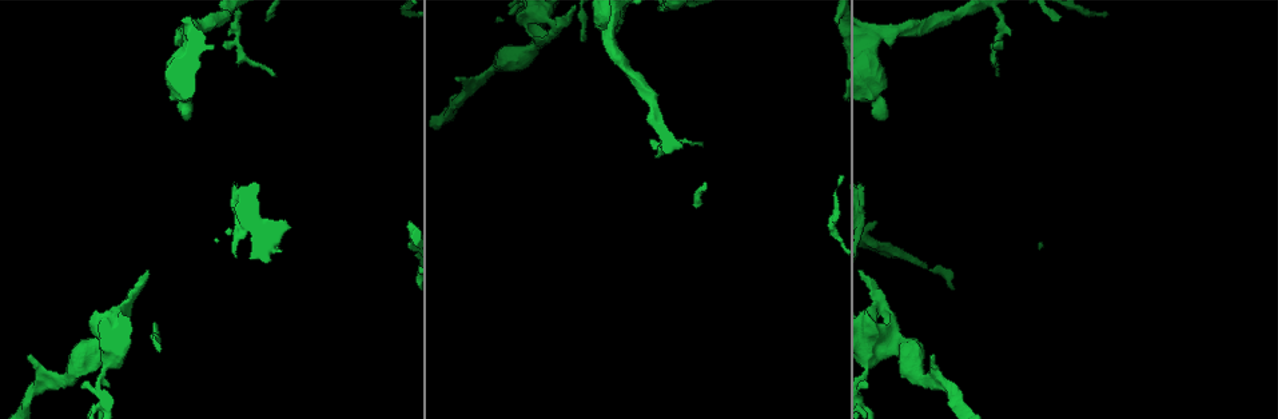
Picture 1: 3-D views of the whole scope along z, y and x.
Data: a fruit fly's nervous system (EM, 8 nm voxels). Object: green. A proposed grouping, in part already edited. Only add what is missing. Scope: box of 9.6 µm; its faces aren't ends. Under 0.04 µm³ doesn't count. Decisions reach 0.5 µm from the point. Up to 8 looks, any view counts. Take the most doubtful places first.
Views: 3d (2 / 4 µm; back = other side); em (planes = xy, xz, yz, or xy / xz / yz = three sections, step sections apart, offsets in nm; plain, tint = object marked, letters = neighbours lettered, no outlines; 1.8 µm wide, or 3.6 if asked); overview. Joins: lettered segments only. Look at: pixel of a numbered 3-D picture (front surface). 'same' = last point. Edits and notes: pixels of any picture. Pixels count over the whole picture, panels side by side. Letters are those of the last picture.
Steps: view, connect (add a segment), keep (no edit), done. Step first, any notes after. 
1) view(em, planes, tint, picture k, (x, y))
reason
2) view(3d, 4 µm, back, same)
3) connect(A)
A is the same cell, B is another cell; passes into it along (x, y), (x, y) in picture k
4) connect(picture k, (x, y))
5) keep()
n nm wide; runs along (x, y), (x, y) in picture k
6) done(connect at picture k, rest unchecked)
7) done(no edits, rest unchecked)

view(em, planes, letters, picture 1, (888, 309))
touches itself

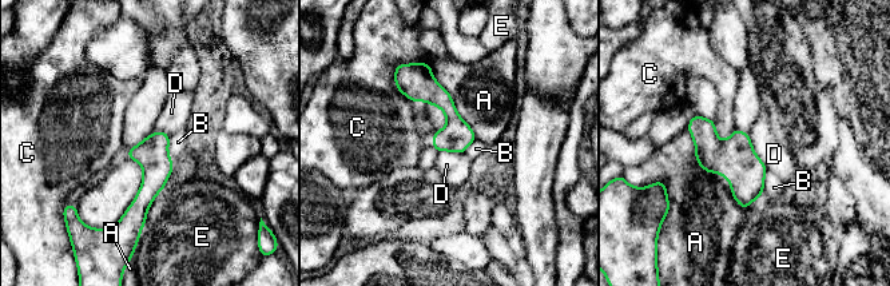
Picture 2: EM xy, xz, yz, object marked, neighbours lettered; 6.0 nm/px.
keep()
A, B, C, D and E are other cells; border along (749, 134), (754, 153), (769, 169) in picture 2; none of them fits

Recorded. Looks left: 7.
view(3d, 2 µm, back, picture 1, (182, 117))
an open end

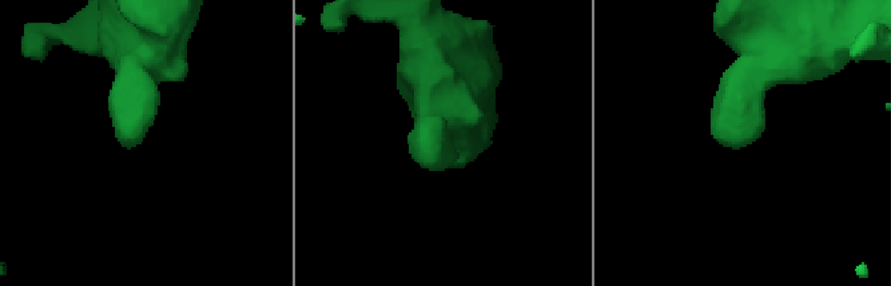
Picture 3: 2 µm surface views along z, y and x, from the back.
view(em, planes, letters, picture 3, (724, 141))

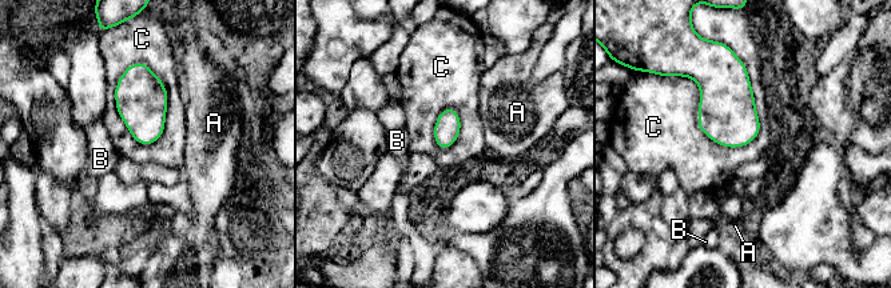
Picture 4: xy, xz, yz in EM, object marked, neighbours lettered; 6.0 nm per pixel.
keep()
160 nm wide; A, B and C are other cells; border along (731, 48), (759, 123), (735, 148) in picture 4; no lettered segment goes on from it

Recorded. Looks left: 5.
view(em, yz, step 8, plain, picture 1, (934, 356))
an open end

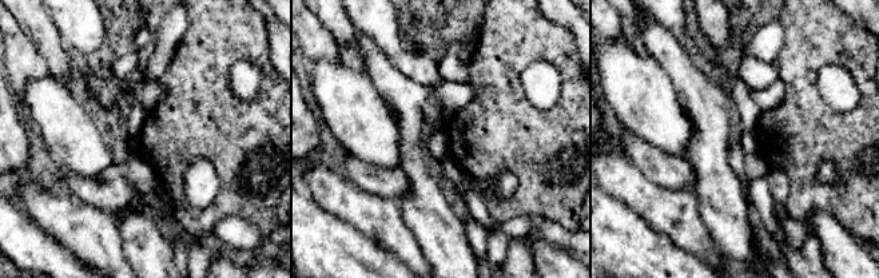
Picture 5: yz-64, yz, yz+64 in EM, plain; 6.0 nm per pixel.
view(em, yz, step 8, letters, same)

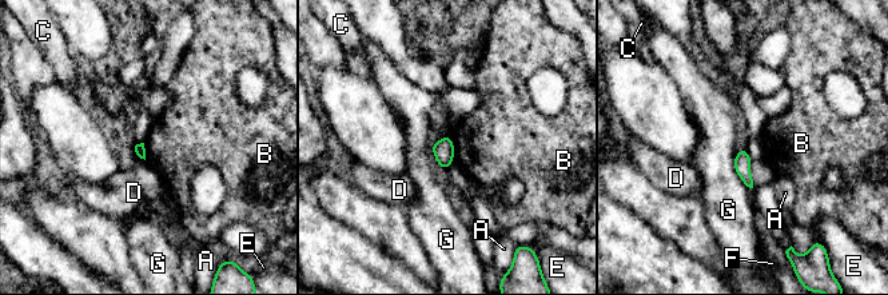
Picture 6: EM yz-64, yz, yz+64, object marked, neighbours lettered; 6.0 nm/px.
keep()
A, B, C, D, E, F and G are other cells; border along (450, 136), (453, 160) in picture 6; none of them fits

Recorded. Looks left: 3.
done(no edits, rest unchecked)

